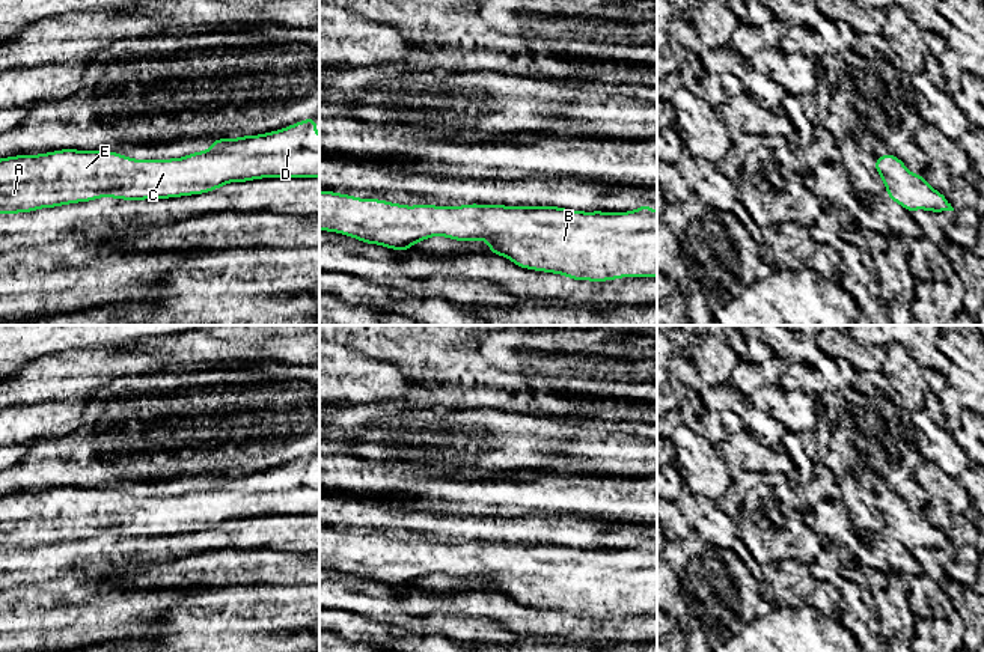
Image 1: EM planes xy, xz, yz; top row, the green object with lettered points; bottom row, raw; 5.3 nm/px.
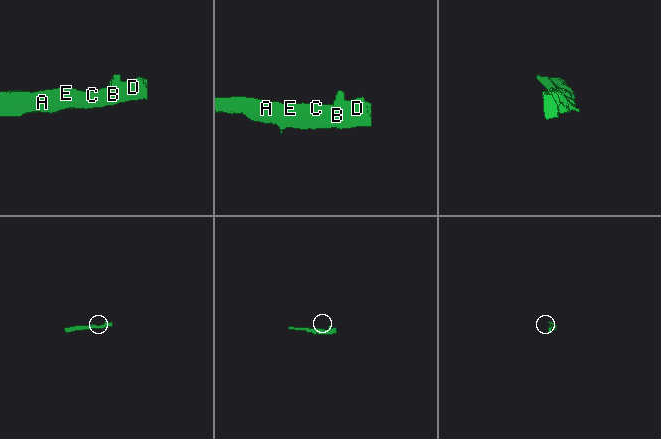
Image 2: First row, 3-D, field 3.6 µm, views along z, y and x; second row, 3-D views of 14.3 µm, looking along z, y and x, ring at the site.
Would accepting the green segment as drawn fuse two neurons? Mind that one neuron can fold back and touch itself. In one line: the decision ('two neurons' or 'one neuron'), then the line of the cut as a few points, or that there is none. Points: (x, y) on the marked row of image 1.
one neuron | no cut

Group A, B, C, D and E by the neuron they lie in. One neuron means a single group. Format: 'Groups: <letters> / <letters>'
Groups: A B C D E

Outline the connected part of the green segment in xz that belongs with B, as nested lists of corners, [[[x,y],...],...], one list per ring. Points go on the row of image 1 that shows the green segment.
[[[319,190],[319,230],[336,232],[341,235],[356,238],[366,244],[377,244],[381,247],[398,250],[401,253],[413,247],[416,242],[420,242],[432,236],[443,235],[445,238],[455,239],[455,241],[481,239],[490,244],[490,250],[487,253],[503,256],[520,268],[562,274],[571,280],[607,282],[607,280],[616,280],[621,277],[657,277],[657,211],[651,209],[649,205],[646,203],[643,203],[634,211],[627,211],[627,212],[603,212],[603,211],[585,212],[585,211],[565,209],[559,206],[506,206],[506,205],[479,205],[479,203],[470,203],[470,205],[461,205],[461,206],[451,206],[451,205],[449,206],[440,206],[440,205],[432,206],[432,205],[420,203],[414,206],[407,206],[407,205],[392,203],[392,202],[386,202],[380,199],[359,199],[356,196]]]

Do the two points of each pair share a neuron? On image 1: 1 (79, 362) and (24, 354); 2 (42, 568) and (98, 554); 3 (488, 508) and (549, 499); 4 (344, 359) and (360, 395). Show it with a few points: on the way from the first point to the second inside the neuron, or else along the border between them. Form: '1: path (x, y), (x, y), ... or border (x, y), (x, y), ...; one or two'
1: border (67, 350), (55, 356); two
2: path (56, 560), (71, 554), (85, 554); one
3: path (504, 496), (534, 496); one
4: path (344, 368), (360, 386); one

